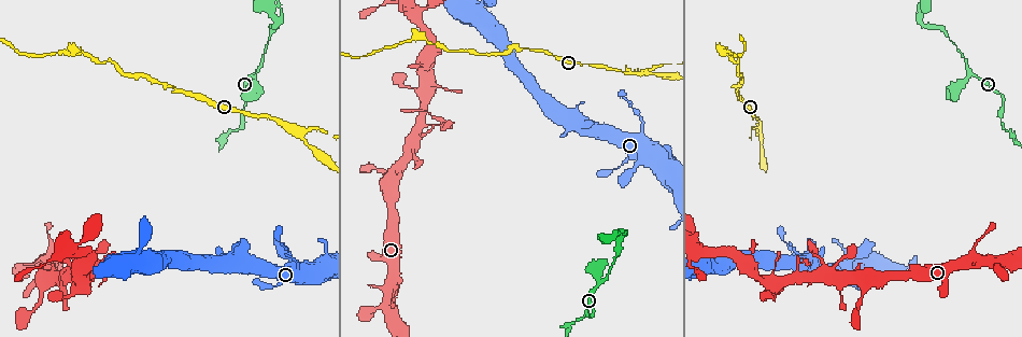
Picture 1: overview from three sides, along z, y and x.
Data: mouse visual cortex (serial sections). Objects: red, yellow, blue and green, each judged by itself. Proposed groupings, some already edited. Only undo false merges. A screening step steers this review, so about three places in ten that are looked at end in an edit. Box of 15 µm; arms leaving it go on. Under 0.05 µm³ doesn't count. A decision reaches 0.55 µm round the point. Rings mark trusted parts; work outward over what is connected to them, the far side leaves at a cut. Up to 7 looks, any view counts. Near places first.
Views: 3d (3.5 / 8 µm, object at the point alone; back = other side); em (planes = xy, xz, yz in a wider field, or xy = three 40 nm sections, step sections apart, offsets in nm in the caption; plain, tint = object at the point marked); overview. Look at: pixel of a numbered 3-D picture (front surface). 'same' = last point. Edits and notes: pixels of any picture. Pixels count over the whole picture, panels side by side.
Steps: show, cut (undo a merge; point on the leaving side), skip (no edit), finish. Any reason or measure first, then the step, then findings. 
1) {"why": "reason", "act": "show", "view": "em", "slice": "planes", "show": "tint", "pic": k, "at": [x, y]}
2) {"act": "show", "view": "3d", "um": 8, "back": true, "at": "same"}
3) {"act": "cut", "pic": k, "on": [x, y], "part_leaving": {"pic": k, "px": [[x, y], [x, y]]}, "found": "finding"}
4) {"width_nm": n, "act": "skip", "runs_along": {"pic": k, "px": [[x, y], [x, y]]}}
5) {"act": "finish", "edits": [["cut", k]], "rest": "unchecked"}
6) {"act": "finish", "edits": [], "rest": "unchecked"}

{"why": "arms part here", "act": "show", "view": "3d", "um": 3.5, "pic": 1, "at": [277, 20]}

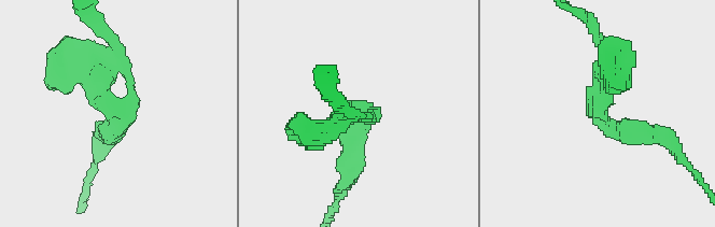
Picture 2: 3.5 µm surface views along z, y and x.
{"arms": 3, "arm_widths_nm": [150, 250, 300], "why": "shape alone is not enough", "act": "show", "view": "em", "slice": "planes", "show": "tint", "pic": 2, "at": [596, 111]}

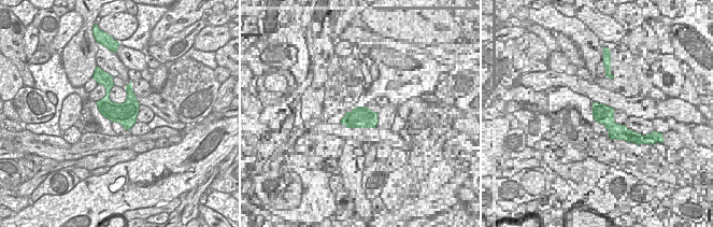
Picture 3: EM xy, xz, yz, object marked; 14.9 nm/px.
{"act": "skip", "runs_along": {"pic": 2, "px": [[659, 136], [598, 112], [617, 59]]}, "found": "one cell here"}

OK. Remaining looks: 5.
{"why": "calibre changes", "act": "show", "view": "3d", "um": 3.5, "pic": 1, "at": [297, 264]}

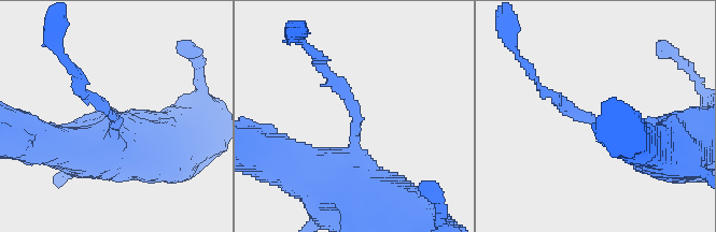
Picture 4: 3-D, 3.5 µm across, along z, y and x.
{"act": "skip", "runs_along": {"pic": 4, "px": [[662, 153], [620, 139], [551, 96]]}, "found": "continuous, no second cell"}

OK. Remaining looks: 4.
{"why": "branch point", "act": "show", "view": "3d", "um": 3.5, "pic": 1, "at": [763, 135]}

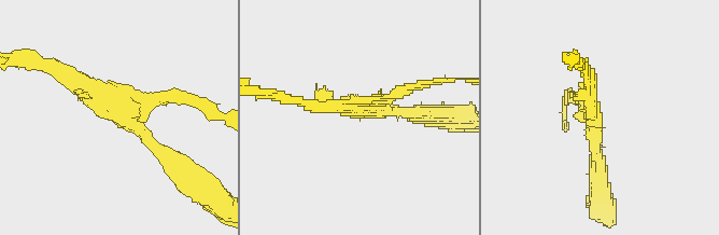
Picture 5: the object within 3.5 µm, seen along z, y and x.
{"arms": 3, "arm_widths_nm": [150, 150, 200], "why": "now the EM", "act": "show", "view": "em", "slice": "xy", "step": 1, "show": "tint", "pic": 5, "at": [124, 119]}

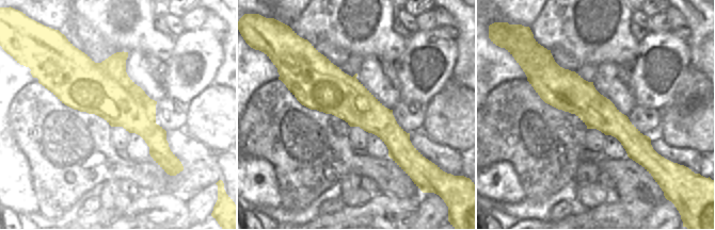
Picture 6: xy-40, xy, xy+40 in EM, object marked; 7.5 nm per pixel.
{"why": "another direction", "act": "show", "view": "em", "slice": "planes", "show": "tint", "at": "same"}

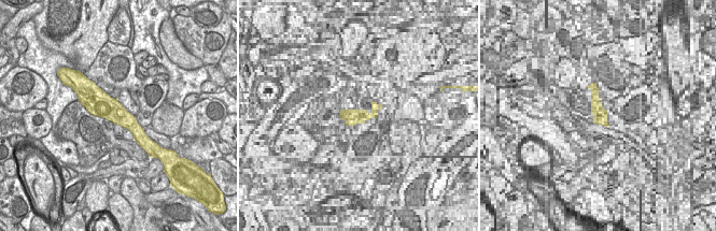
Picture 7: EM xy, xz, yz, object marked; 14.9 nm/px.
{"act": "skip", "runs_along": {"pic": 7, "px": [[90, 96], [122, 116], [143, 138]]}, "found": "all the same cell"}

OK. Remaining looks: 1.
{"act": "finish", "edits": [], "rest": "unchecked"}

